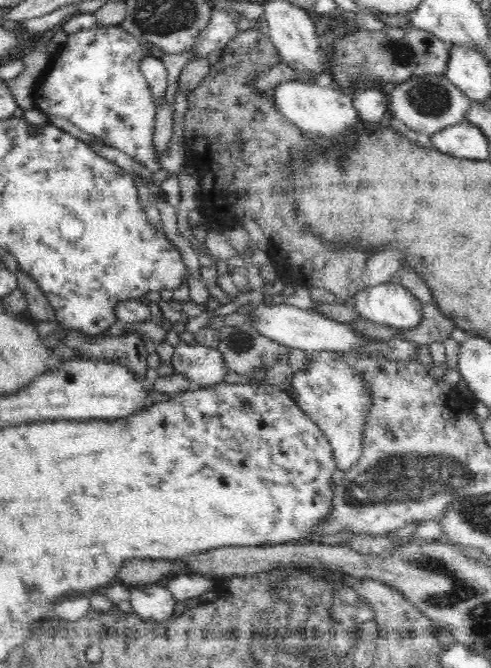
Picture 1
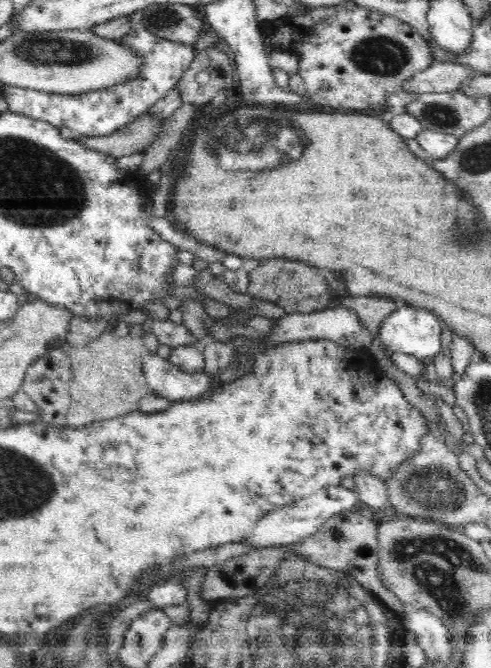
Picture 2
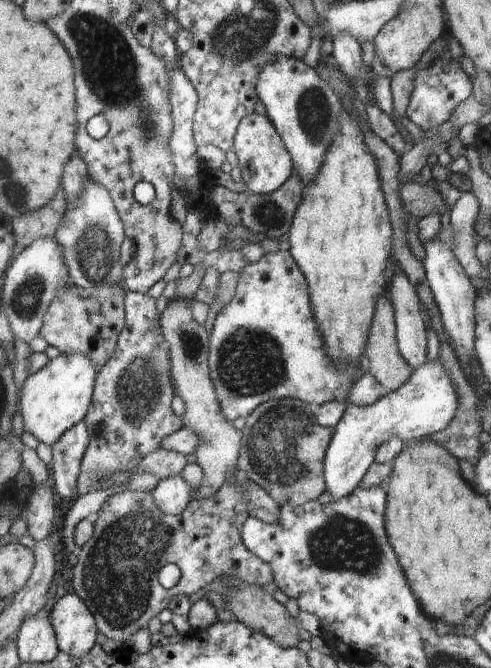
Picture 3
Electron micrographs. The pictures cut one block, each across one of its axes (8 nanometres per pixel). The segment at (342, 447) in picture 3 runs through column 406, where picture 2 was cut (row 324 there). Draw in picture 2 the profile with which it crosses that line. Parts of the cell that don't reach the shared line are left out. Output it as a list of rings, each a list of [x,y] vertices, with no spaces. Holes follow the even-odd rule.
[[[401,304],[397,310],[394,310],[394,313],[390,314],[382,322],[376,338],[383,343],[388,352],[402,352],[420,360],[431,360],[431,358],[436,358],[440,351],[442,351],[440,332],[442,332],[441,321],[434,319],[424,309]]]

